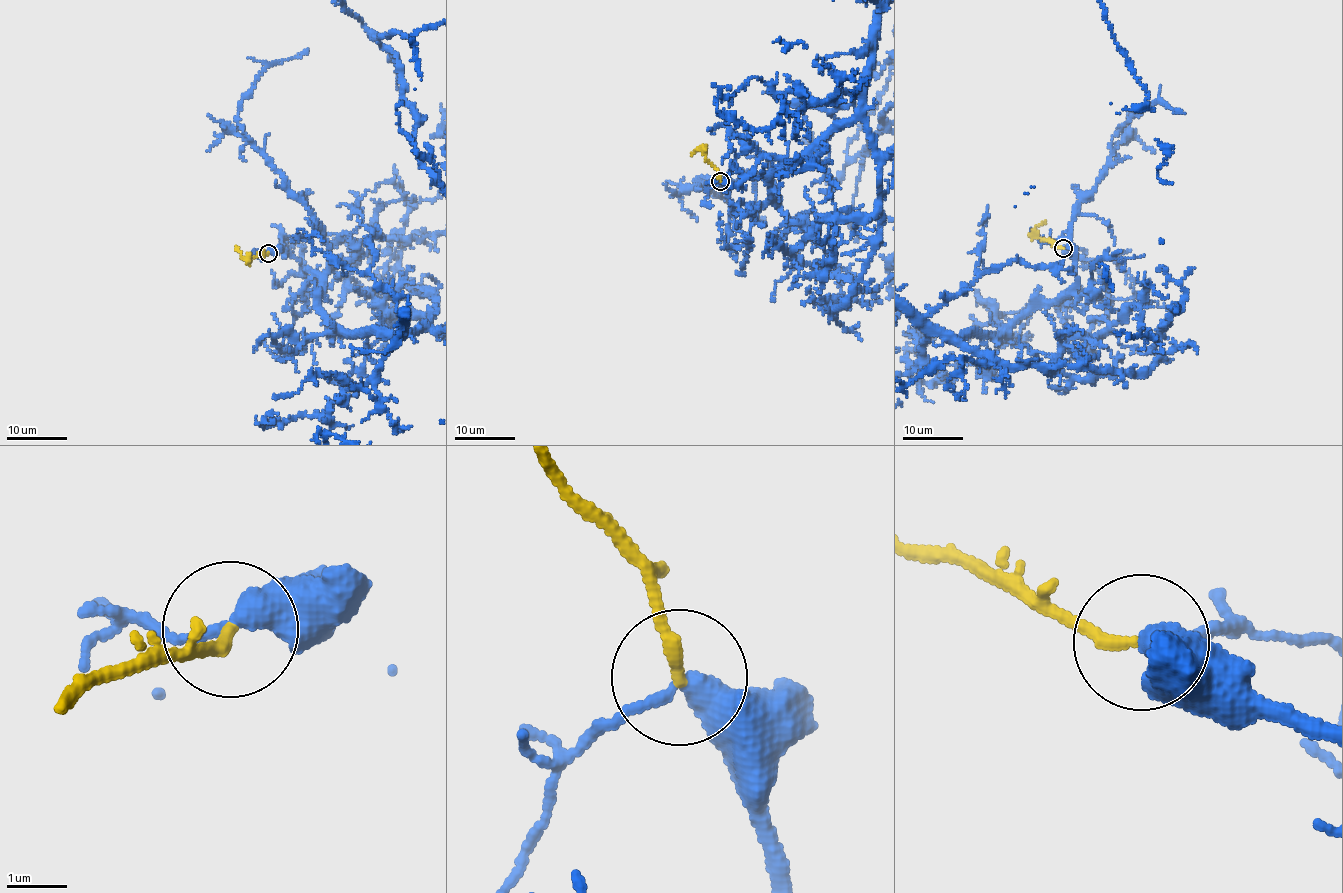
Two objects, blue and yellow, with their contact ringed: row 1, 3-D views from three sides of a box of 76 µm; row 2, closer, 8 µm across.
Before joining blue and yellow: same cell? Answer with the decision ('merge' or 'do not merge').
do not merge

